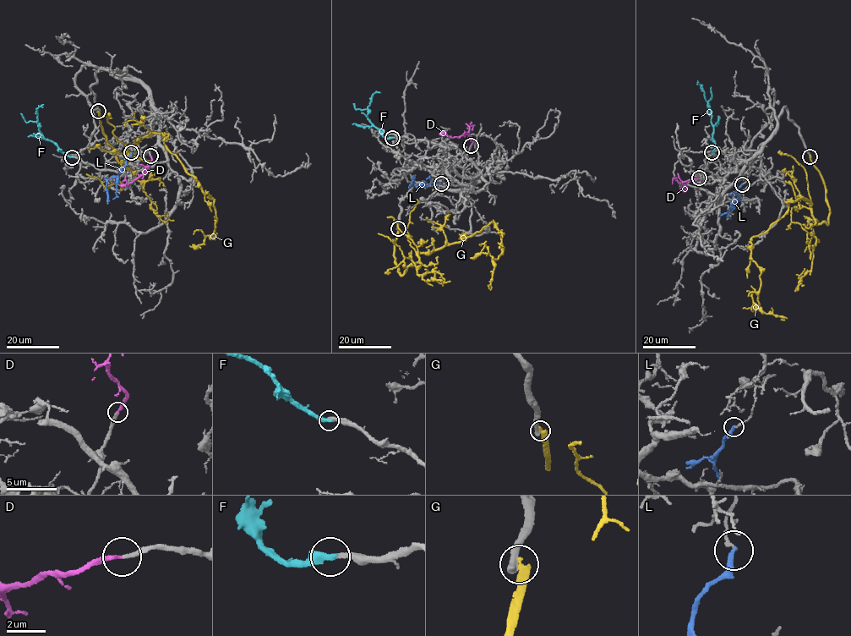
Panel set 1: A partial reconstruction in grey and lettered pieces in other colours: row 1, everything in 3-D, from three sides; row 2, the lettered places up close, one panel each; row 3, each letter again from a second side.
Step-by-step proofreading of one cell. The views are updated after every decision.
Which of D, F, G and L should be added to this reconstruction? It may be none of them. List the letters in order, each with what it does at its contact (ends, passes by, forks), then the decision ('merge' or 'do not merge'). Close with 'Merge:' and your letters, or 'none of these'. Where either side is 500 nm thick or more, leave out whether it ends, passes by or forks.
D: it ends; merge
F: it ends; merge
G: it ends; do not merge
L: it ends; do not merge
Merge: D, F

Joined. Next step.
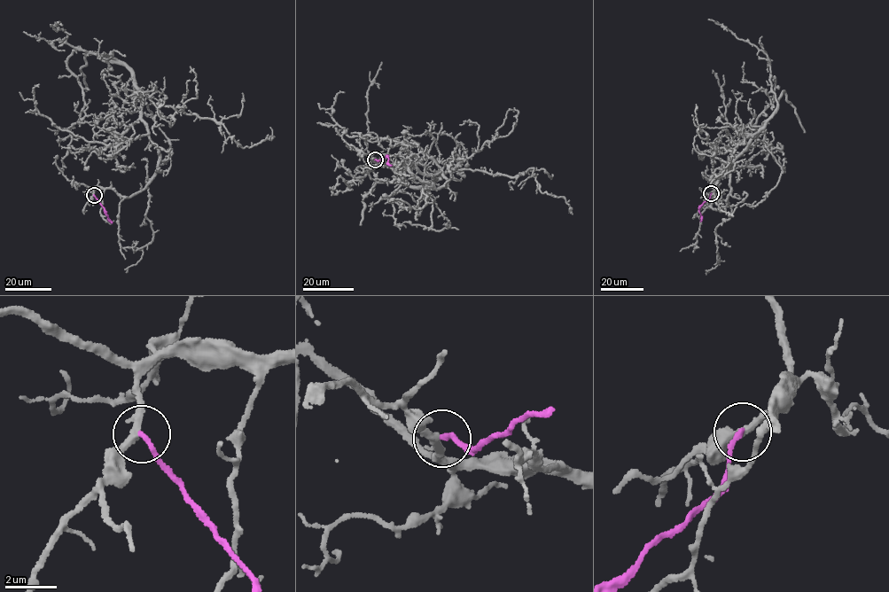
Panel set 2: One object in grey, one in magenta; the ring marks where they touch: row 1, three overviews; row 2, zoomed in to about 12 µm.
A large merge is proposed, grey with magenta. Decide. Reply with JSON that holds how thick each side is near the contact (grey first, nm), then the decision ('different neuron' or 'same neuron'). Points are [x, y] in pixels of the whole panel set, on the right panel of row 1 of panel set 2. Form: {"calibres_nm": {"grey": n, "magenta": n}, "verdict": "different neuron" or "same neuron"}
{"calibres_nm": {"grey": 280, "magenta": 190}, "verdict": "different neuron"}

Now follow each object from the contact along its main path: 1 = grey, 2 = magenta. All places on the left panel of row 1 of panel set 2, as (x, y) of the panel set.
1: (94, 195), (138, 193), (159, 159), (132, 75), (115, 59), (77, 49), (68, 58), (84, 107), (58, 174)
2: (94, 195), (112, 223)

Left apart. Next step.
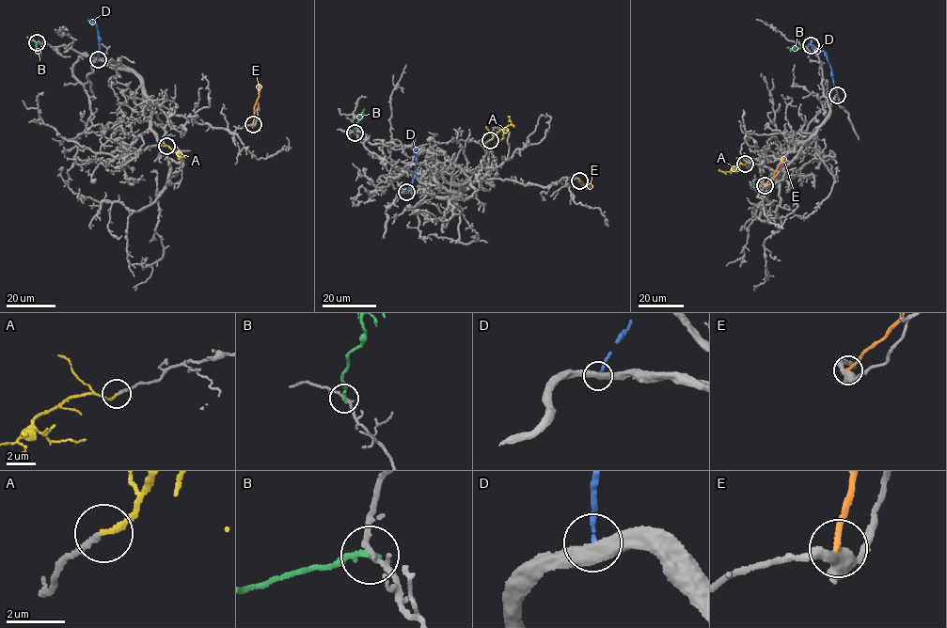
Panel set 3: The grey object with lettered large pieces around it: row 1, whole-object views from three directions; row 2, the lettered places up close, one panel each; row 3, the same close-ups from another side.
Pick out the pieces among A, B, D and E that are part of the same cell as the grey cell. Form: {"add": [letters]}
{"add": ["A"]}

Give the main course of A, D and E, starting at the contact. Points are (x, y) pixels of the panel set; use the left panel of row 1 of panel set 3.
A: (166, 146), (182, 157), (178, 158)
D: (98, 59), (99, 37), (94, 21), (88, 21)
E: (253, 124), (259, 85)

